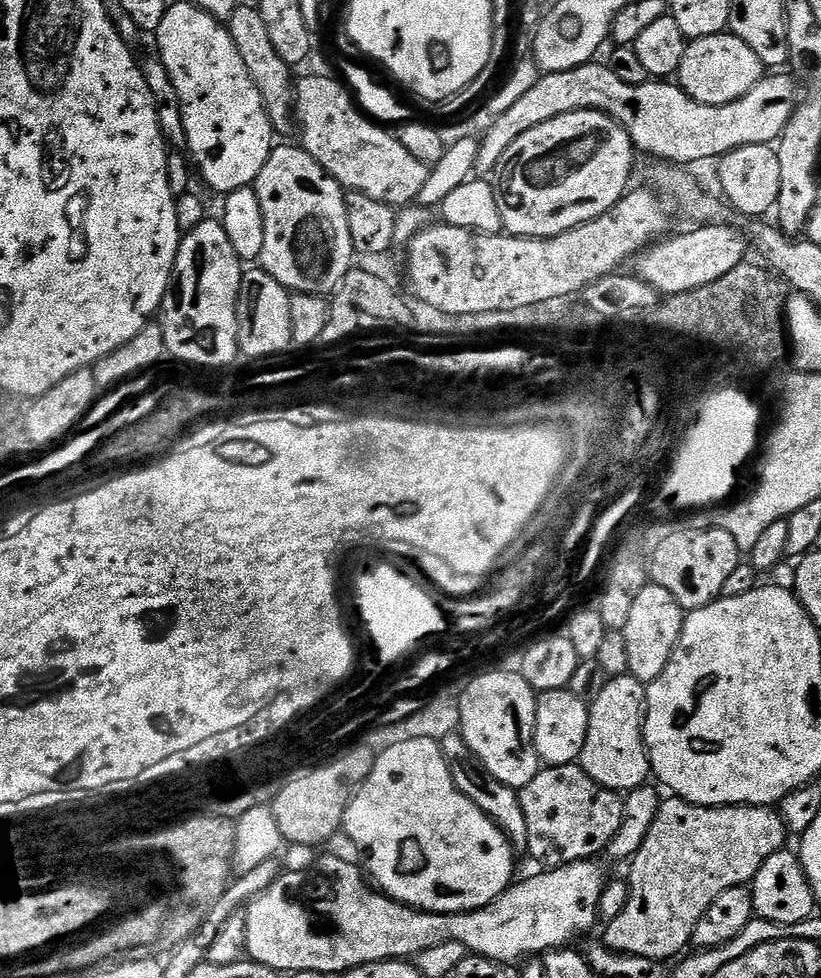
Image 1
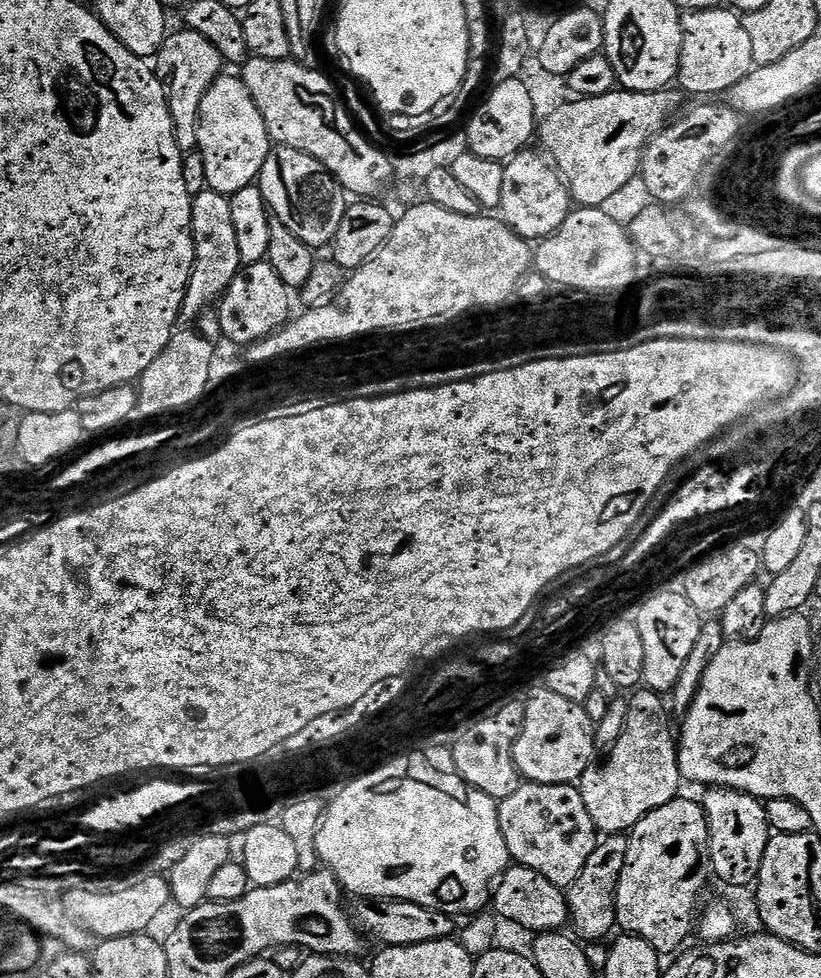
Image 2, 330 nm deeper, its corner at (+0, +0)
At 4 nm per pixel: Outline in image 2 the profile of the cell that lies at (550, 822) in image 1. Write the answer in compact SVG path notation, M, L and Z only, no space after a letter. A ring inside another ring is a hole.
M521 782L510 798L502 798L497 803L496 809L509 857L519 867L542 874L546 882L554 882L561 890L575 882L590 854L594 854L598 833L576 784Z

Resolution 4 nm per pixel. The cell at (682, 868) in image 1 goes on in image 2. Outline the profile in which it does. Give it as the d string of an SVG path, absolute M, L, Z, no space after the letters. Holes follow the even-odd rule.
M677 798L666 802L666 806L658 806L635 824L628 836L626 862L616 887L619 931L650 942L661 954L683 949L684 939L691 932L693 935L704 872L706 876L708 819L699 799L684 799Z

